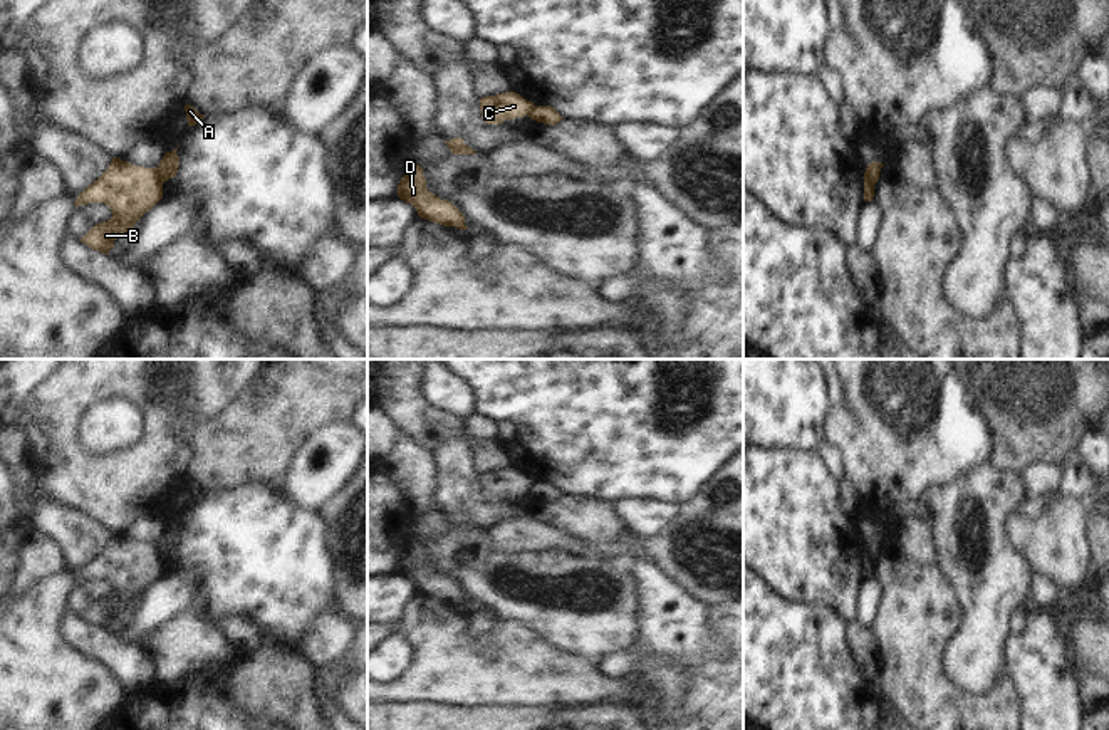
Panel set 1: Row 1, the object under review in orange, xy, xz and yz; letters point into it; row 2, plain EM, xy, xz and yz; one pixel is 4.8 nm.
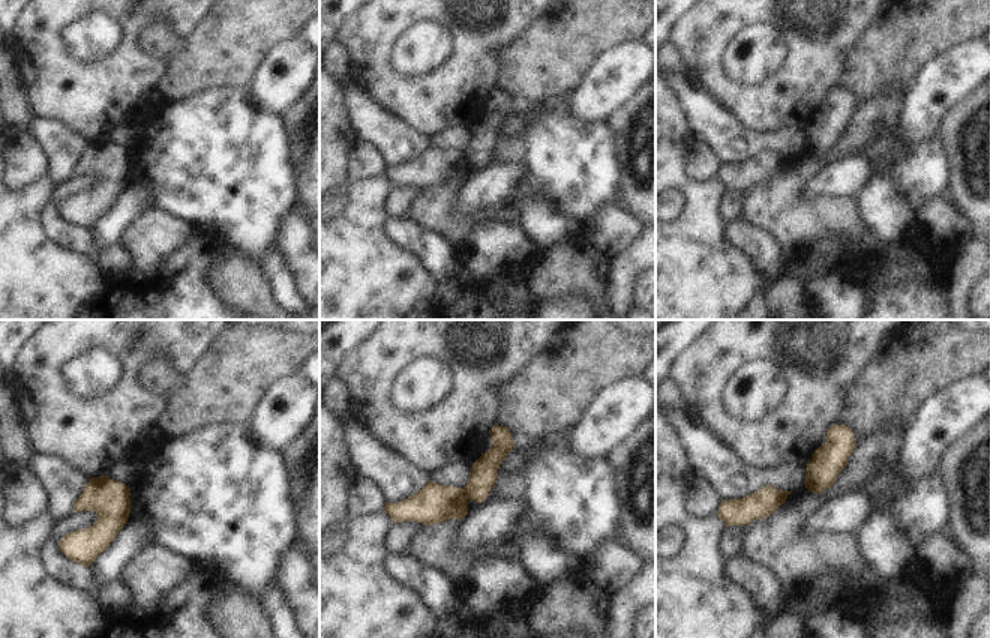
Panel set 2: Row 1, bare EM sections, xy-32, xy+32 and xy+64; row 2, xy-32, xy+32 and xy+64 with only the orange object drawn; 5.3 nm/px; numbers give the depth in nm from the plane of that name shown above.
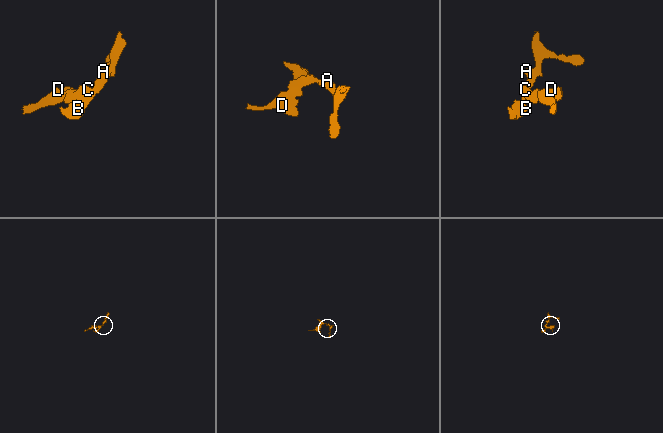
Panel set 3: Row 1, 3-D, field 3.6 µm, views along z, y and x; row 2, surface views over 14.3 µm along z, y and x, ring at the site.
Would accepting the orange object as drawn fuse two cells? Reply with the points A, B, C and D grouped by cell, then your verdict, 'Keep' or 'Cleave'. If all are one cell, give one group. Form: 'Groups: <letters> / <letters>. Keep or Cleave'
Groups: A / B C D. Cleave.

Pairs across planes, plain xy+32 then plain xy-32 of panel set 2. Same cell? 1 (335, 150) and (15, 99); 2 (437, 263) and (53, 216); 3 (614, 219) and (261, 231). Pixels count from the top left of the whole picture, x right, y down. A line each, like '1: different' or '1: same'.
1: different
2: same
3: different

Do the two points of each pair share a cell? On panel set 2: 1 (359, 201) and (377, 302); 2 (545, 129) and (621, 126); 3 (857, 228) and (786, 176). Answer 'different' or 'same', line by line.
1: same
2: different
3: same

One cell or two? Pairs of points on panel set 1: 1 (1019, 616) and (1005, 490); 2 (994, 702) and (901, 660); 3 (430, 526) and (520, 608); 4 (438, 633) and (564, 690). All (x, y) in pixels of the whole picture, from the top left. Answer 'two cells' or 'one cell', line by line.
1: two cells
2: one cell
3: one cell
4: one cell

